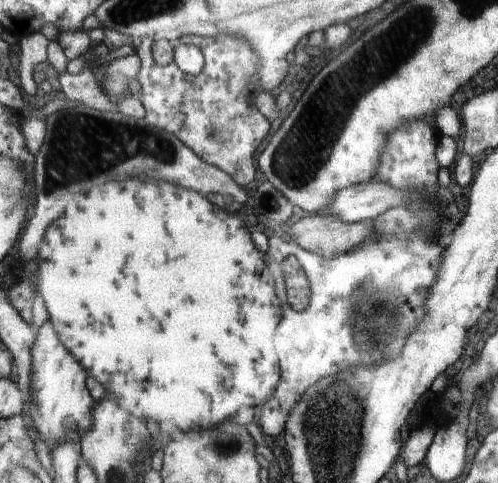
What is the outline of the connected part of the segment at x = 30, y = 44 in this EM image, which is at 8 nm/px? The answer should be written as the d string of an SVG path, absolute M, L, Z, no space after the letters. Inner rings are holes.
M32 32L18 41L22 48L20 53L20 83L23 88L26 86L26 90L34 96L36 90L30 90L30 88L36 88L36 80L34 80L36 74L34 72L36 72L36 66L48 62L48 46L50 46L51 40L42 32Z

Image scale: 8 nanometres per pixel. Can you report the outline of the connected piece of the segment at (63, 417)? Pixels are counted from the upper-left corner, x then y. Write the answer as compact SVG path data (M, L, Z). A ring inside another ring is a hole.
M47 322L40 329L34 344L34 372L32 386L34 400L30 400L30 430L36 441L42 440L52 455L56 440L72 440L78 445L88 430L94 430L94 405L97 400L90 392L88 370L78 362L62 342L56 326Z

